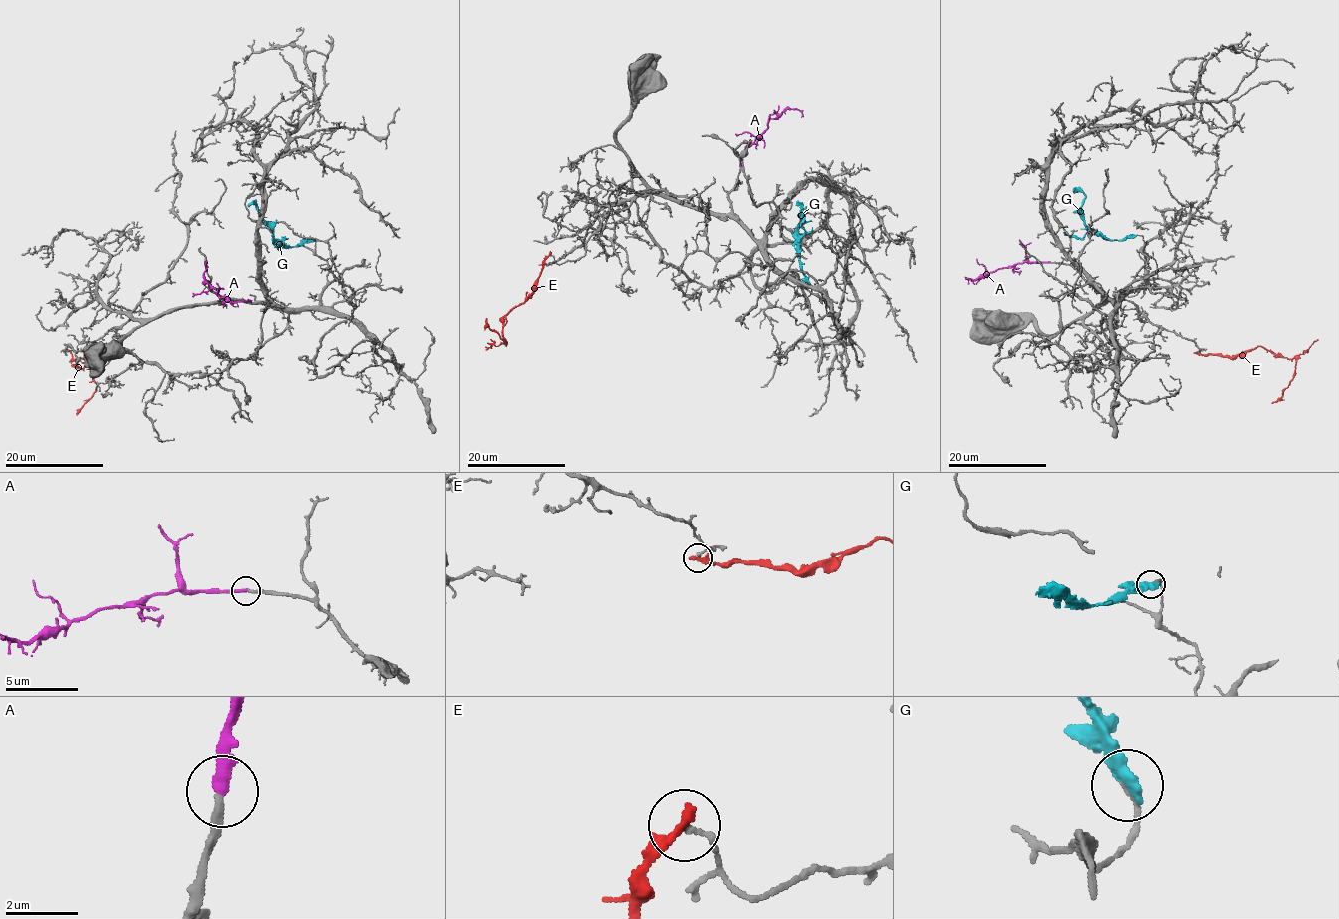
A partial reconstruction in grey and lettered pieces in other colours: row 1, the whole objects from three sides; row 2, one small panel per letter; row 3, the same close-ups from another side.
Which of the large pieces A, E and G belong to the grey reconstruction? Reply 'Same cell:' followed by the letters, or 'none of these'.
Same cell: A

